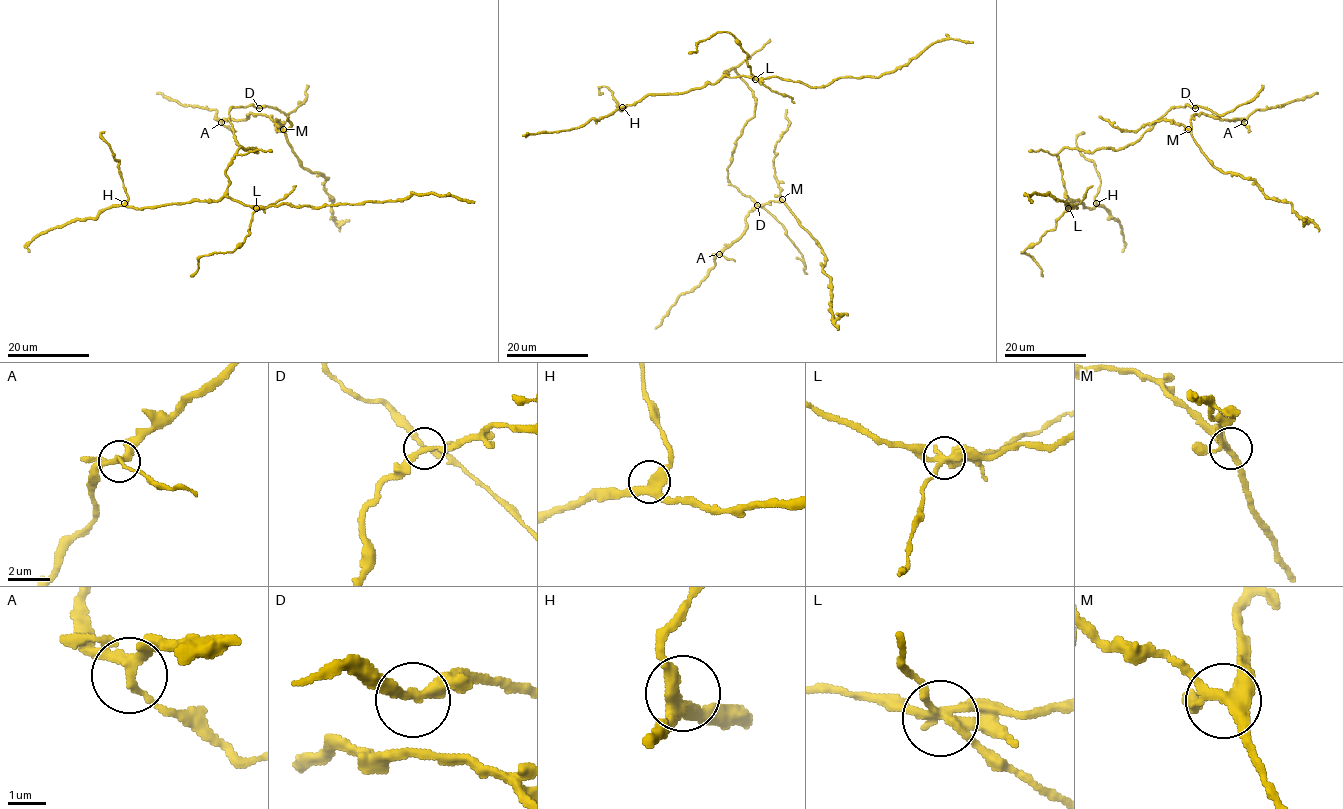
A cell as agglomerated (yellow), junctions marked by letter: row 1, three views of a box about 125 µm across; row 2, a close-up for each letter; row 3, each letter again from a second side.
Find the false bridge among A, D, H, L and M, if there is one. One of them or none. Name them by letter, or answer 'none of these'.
L

